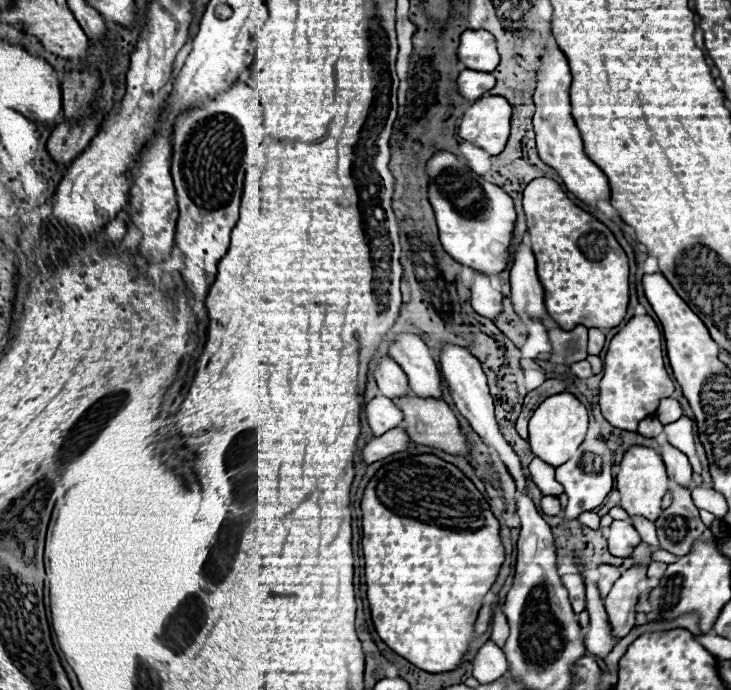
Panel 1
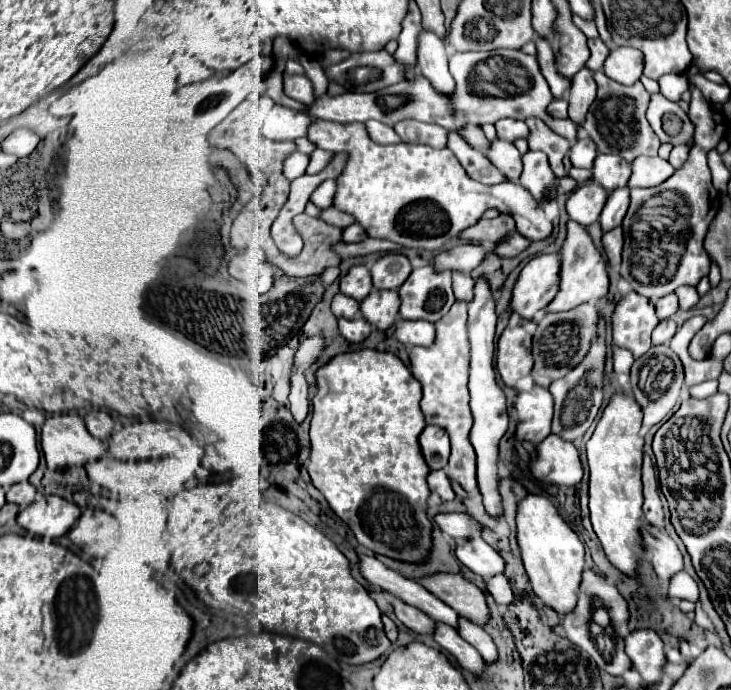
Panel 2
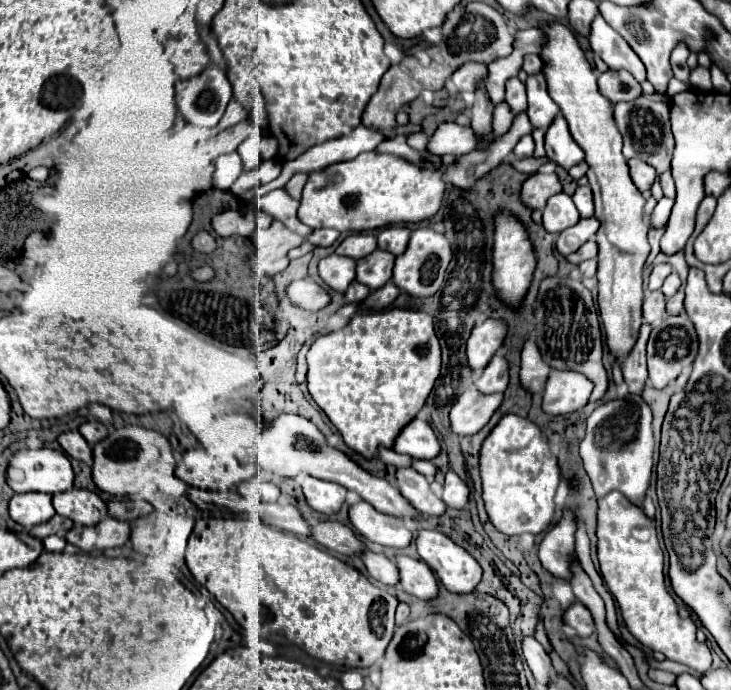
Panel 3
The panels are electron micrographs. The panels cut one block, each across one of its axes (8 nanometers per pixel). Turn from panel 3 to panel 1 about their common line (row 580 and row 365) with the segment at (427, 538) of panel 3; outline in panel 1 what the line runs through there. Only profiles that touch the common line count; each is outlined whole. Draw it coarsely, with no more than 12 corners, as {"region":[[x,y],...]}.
{"region":[[444,346],[442,376],[460,414],[530,494],[504,440],[486,374],[466,348]]}

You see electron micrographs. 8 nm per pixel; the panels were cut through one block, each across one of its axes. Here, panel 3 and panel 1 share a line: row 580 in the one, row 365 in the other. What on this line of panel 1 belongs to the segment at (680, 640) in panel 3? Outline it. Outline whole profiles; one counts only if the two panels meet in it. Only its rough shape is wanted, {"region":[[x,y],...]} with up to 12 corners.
{"region":[[634,316],[608,344],[600,408],[636,430],[672,396],[662,332]]}

